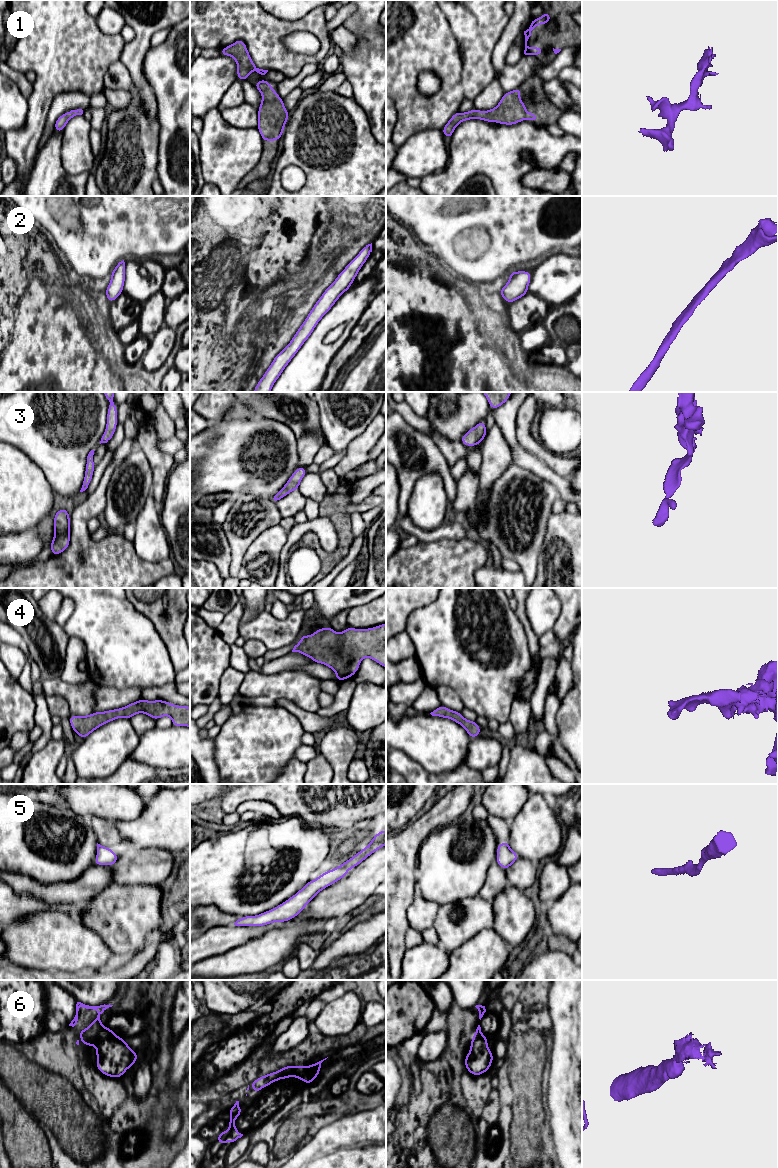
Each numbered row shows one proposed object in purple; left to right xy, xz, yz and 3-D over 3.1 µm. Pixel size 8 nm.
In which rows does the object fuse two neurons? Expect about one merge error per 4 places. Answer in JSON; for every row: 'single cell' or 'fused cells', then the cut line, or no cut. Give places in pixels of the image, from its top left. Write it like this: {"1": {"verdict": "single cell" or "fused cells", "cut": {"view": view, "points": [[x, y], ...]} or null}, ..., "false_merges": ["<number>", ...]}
{"1": {"verdict": "single cell", "cut": null}, "2": {"verdict": "single cell", "cut": null}, "3": {"verdict": "single cell", "cut": null}, "4": {"verdict": "single cell", "cut": null}, "5": {"verdict": "single cell", "cut": null}, "6": {"verdict": "single cell", "cut": null}, "false_merges": []}

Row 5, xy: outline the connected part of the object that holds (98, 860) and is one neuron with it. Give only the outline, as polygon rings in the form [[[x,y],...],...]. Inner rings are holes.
[[[97,843],[97,856],[93,865],[113,866],[119,856],[108,847],[104,847]]]

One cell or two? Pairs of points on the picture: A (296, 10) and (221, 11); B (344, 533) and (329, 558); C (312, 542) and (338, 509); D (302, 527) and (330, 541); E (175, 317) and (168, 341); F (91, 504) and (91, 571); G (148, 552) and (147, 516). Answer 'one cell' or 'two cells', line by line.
A: two cells
B: one cell
C: one cell
D: one cell
E: two cells
F: one cell
G: one cell

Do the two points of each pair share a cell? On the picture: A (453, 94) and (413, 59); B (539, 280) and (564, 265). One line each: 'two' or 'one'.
A: one
B: one

